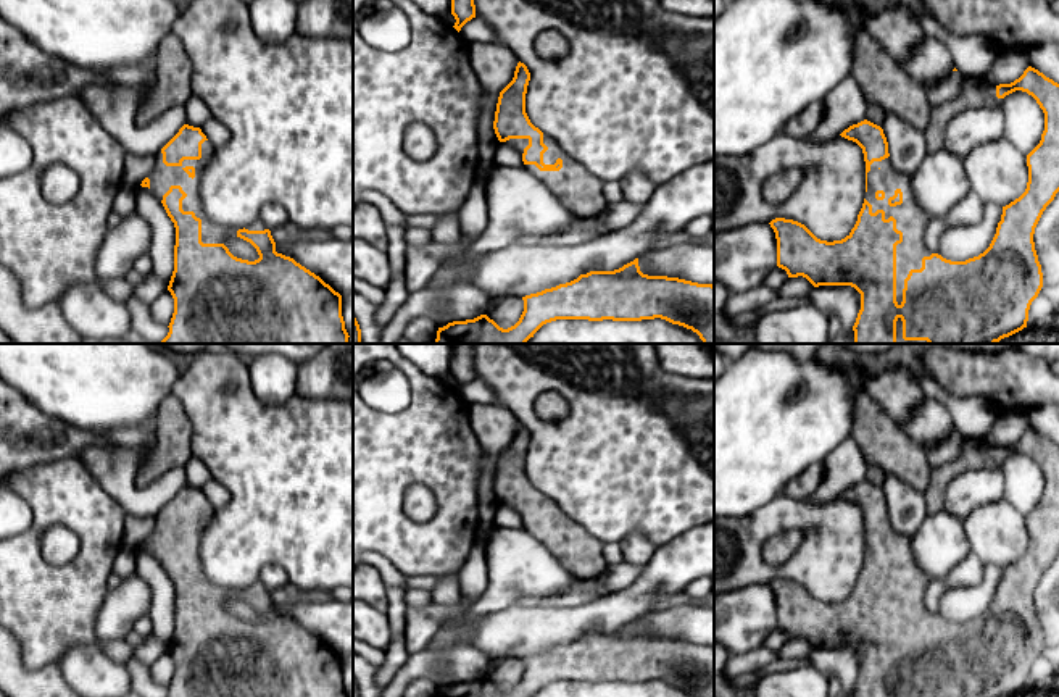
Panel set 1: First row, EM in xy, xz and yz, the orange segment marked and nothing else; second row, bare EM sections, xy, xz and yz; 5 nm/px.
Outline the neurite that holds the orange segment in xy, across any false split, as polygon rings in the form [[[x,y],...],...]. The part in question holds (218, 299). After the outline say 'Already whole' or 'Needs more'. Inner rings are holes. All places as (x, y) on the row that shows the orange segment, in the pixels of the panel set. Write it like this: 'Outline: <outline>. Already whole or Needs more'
Outline: [[[184,124],[155,155],[155,166],[140,184],[163,203],[176,227],[174,271],[168,286],[174,313],[160,344],[350,344],[342,295],[293,258],[277,253],[271,231],[260,219],[243,229],[227,229],[206,216],[200,174],[213,150],[200,127]],[[230,237],[250,242],[260,258],[234,257],[224,245]]]. Needs more

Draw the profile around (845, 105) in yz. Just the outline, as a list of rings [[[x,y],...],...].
[[[846,76],[824,100],[825,115],[817,129],[808,137],[816,144],[824,144],[853,124],[866,119],[866,97],[854,76]]]

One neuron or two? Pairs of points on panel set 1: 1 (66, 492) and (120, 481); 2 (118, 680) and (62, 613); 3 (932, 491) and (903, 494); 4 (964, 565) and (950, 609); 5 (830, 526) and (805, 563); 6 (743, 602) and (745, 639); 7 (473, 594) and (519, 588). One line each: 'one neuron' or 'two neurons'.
1: two neurons
2: two neurons
3: two neurons
4: two neurons
5: one neuron
6: one neuron
7: two neurons

